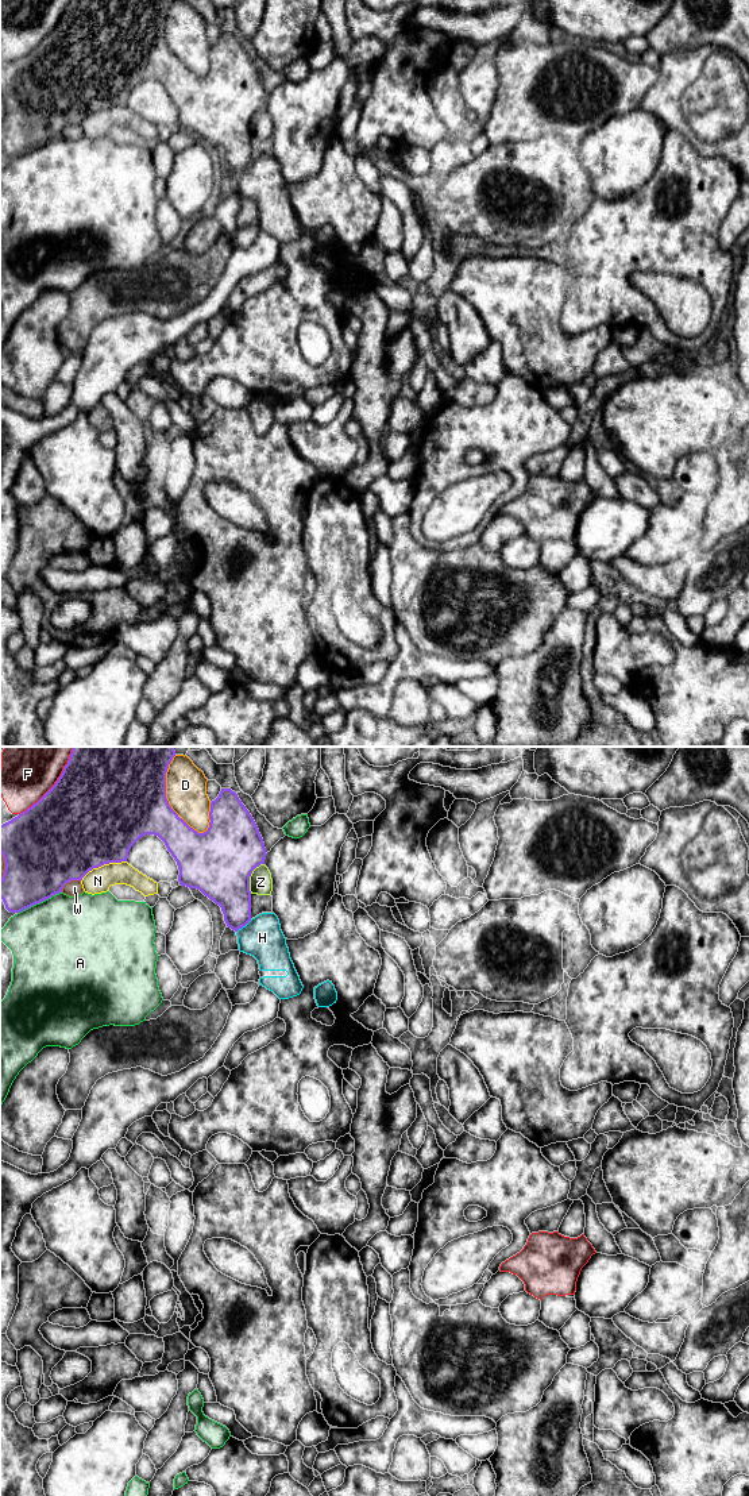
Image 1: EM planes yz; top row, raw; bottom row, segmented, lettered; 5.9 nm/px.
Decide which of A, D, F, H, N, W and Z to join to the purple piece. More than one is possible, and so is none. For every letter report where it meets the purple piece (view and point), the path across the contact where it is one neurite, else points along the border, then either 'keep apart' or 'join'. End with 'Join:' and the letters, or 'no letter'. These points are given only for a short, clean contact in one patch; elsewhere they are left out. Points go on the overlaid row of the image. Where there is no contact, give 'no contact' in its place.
A: contact yz (39, 902); keep apart
D: contact yz (165, 785); keep apart
F: contact yz (56, 783); keep apart
H: contact yz (243, 925); border yz (251, 920), (236, 932); keep apart
N: contact yz (103, 864); keep apart
W: contact yz (69, 880); keep apart
Z: contact yz (250, 875); keep apart
Join: no letter

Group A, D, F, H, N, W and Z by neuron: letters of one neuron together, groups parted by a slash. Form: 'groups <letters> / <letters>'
groups A / D / F / H / N / W / Z

